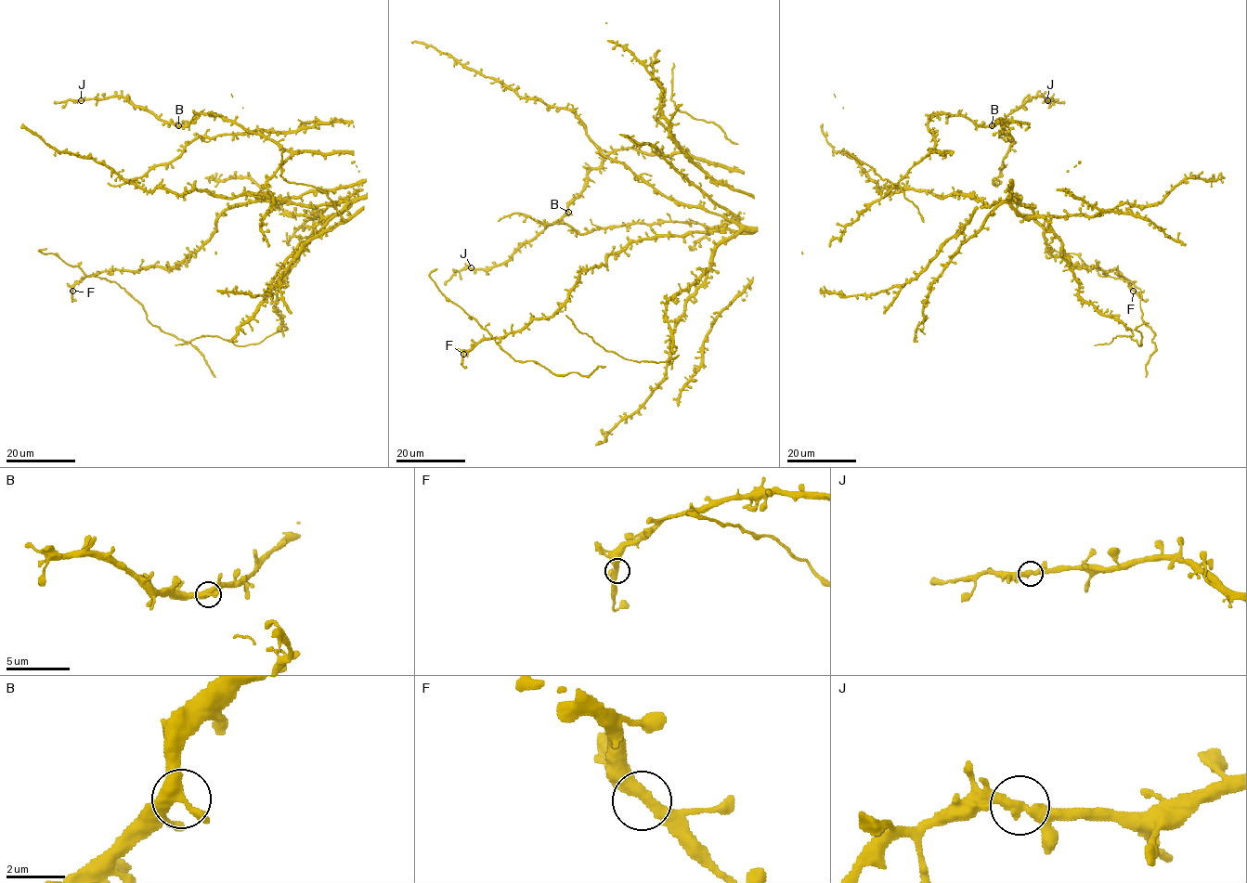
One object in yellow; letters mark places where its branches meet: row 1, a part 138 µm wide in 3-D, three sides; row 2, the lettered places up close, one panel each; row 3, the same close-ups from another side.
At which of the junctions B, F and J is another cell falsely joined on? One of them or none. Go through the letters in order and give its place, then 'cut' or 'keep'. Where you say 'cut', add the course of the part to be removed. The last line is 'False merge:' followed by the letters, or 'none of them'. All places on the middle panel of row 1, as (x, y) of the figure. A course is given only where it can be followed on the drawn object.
B: at (568, 212); keep
F: at (463, 354); keep
J: at (471, 267); keep
False merge: none of them

